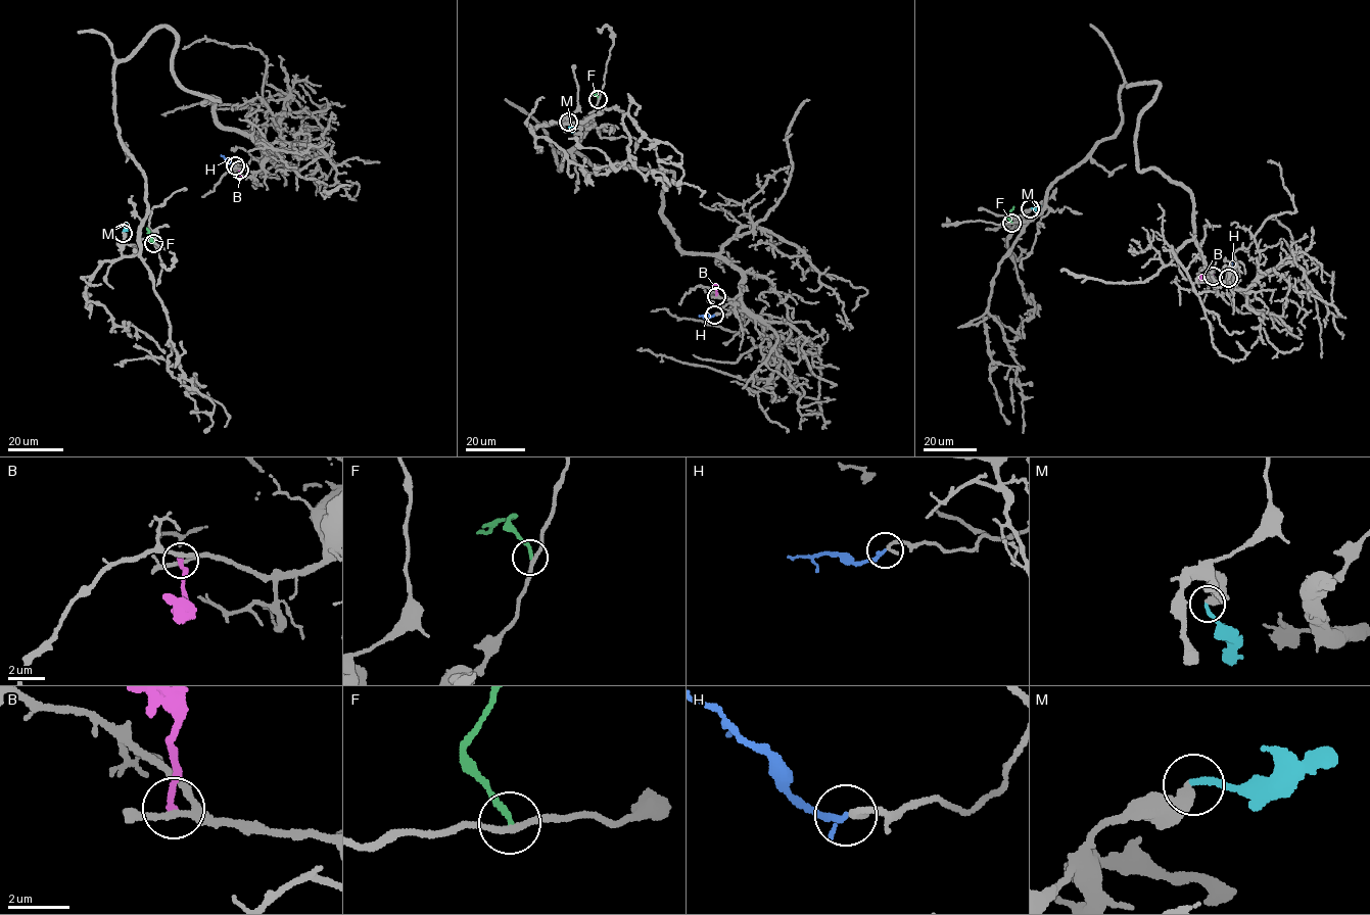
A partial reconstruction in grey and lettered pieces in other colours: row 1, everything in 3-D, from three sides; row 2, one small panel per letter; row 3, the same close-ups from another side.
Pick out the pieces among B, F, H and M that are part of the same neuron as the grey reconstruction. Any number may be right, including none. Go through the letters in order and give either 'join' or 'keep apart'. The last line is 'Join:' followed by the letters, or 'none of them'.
B: keep apart
F: keep apart
H: join
M: join
Join: H, M

